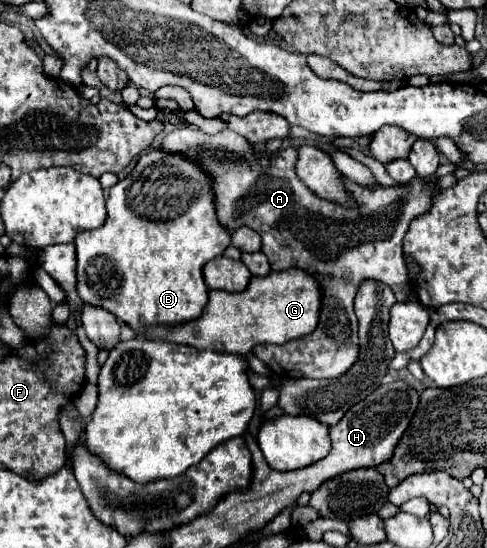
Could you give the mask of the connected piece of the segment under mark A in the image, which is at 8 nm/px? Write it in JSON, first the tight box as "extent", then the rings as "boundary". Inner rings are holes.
{"extent":[162,126,440,378],"boundary":[[[186,126],[186,128],[176,128],[176,130],[172,130],[172,132],[164,138],[162,148],[168,150],[168,152],[186,154],[186,156],[190,156],[192,160],[196,160],[204,170],[208,170],[208,174],[210,174],[212,180],[214,180],[216,212],[218,212],[220,224],[224,224],[224,228],[228,228],[228,232],[234,232],[238,226],[244,226],[244,224],[250,226],[250,228],[254,228],[254,230],[262,236],[262,252],[268,256],[272,270],[300,268],[300,270],[310,272],[310,274],[318,280],[318,286],[320,286],[320,290],[322,290],[322,308],[320,308],[320,322],[318,322],[316,330],[310,332],[310,334],[306,334],[306,336],[302,336],[302,338],[290,340],[290,342],[286,342],[286,344],[282,344],[282,346],[274,346],[274,344],[258,344],[258,346],[252,350],[252,352],[256,354],[256,358],[260,358],[260,360],[262,360],[276,376],[280,376],[280,378],[336,378],[336,376],[344,374],[346,370],[350,370],[350,366],[352,366],[352,364],[356,362],[356,358],[358,358],[358,320],[356,320],[356,314],[354,314],[354,296],[356,296],[356,292],[358,292],[358,288],[364,279],[374,278],[388,284],[392,288],[394,294],[396,294],[396,300],[398,300],[398,302],[408,302],[408,298],[410,298],[410,294],[412,294],[412,288],[410,288],[408,268],[406,268],[404,256],[402,256],[402,238],[404,238],[404,234],[408,232],[410,222],[412,222],[416,216],[422,216],[424,212],[428,212],[428,208],[432,206],[432,200],[440,194],[440,190],[438,190],[438,176],[432,176],[432,178],[428,178],[428,180],[416,176],[416,178],[412,178],[408,184],[402,184],[402,186],[382,186],[382,184],[378,184],[378,182],[372,184],[372,186],[362,186],[362,184],[358,184],[358,182],[354,182],[354,180],[342,176],[344,188],[348,188],[348,194],[350,194],[350,196],[354,198],[354,202],[356,202],[356,206],[344,208],[344,206],[340,206],[340,204],[336,204],[336,202],[320,200],[308,186],[302,184],[302,180],[296,176],[296,160],[298,160],[298,150],[296,150],[296,148],[286,148],[286,150],[280,150],[280,152],[272,154],[272,156],[270,156],[270,158],[272,158],[272,166],[270,166],[268,170],[264,170],[264,168],[260,168],[260,166],[256,164],[256,158],[254,158],[254,152],[252,152],[252,146],[248,144],[248,140],[242,138],[240,134],[232,132],[232,130],[224,130],[224,132],[220,132],[220,134],[210,136],[210,134],[202,134],[198,128],[188,128],[188,126]]]}

